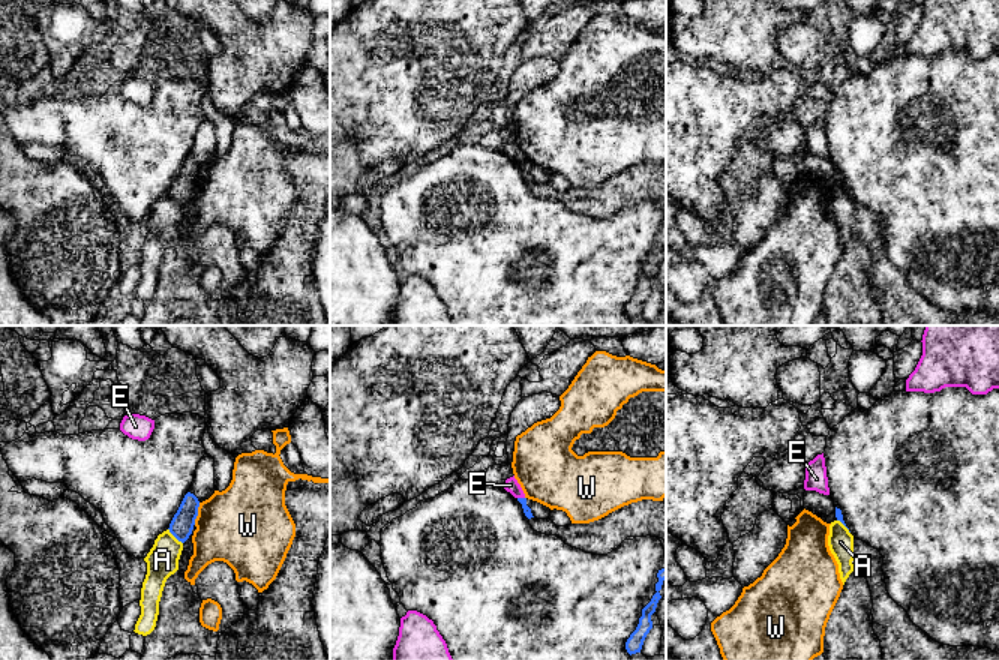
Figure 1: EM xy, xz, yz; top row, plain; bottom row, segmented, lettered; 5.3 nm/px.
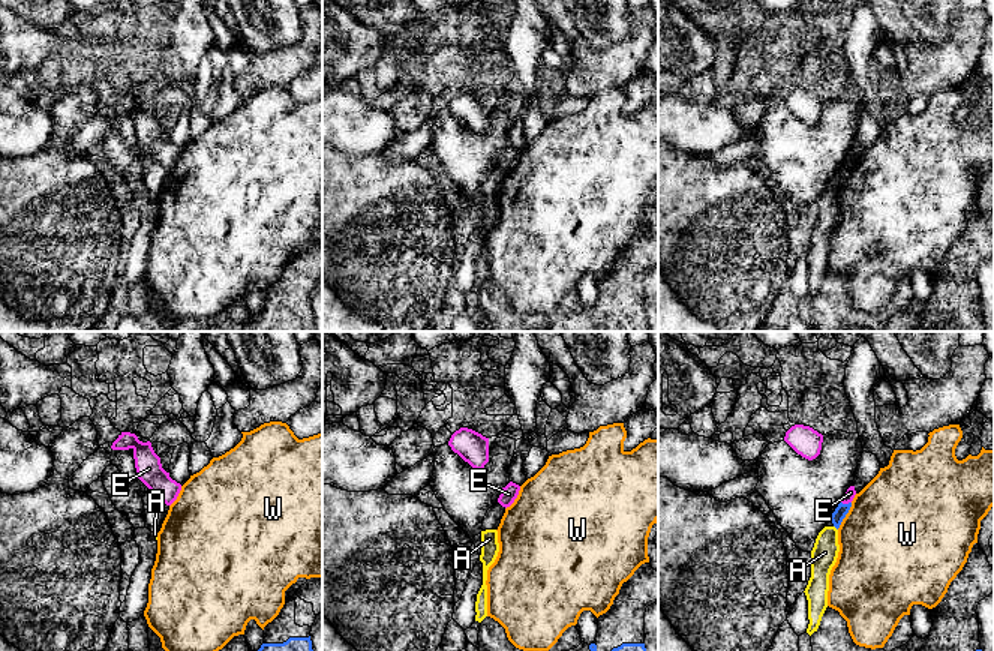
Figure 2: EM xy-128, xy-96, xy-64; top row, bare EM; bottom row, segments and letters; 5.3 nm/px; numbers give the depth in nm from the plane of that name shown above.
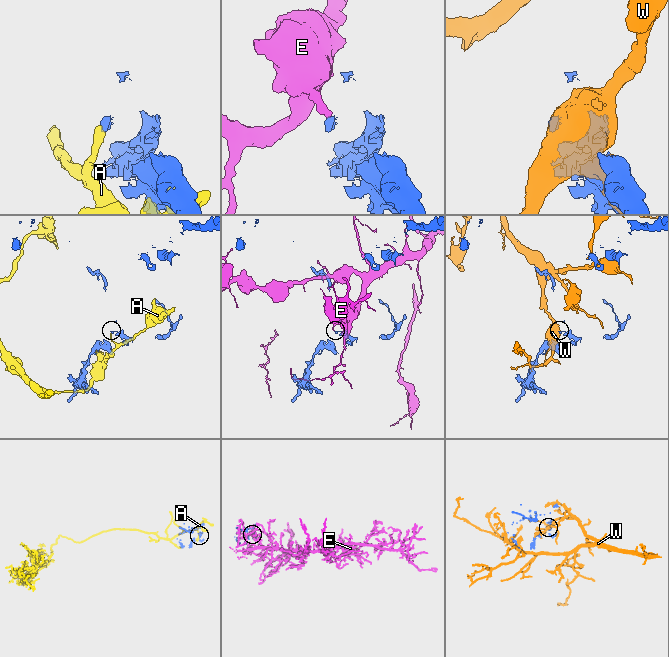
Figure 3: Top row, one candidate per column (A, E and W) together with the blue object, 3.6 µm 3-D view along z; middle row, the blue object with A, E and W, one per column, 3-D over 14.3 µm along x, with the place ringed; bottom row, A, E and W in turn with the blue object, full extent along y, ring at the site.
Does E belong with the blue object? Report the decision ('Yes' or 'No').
No

